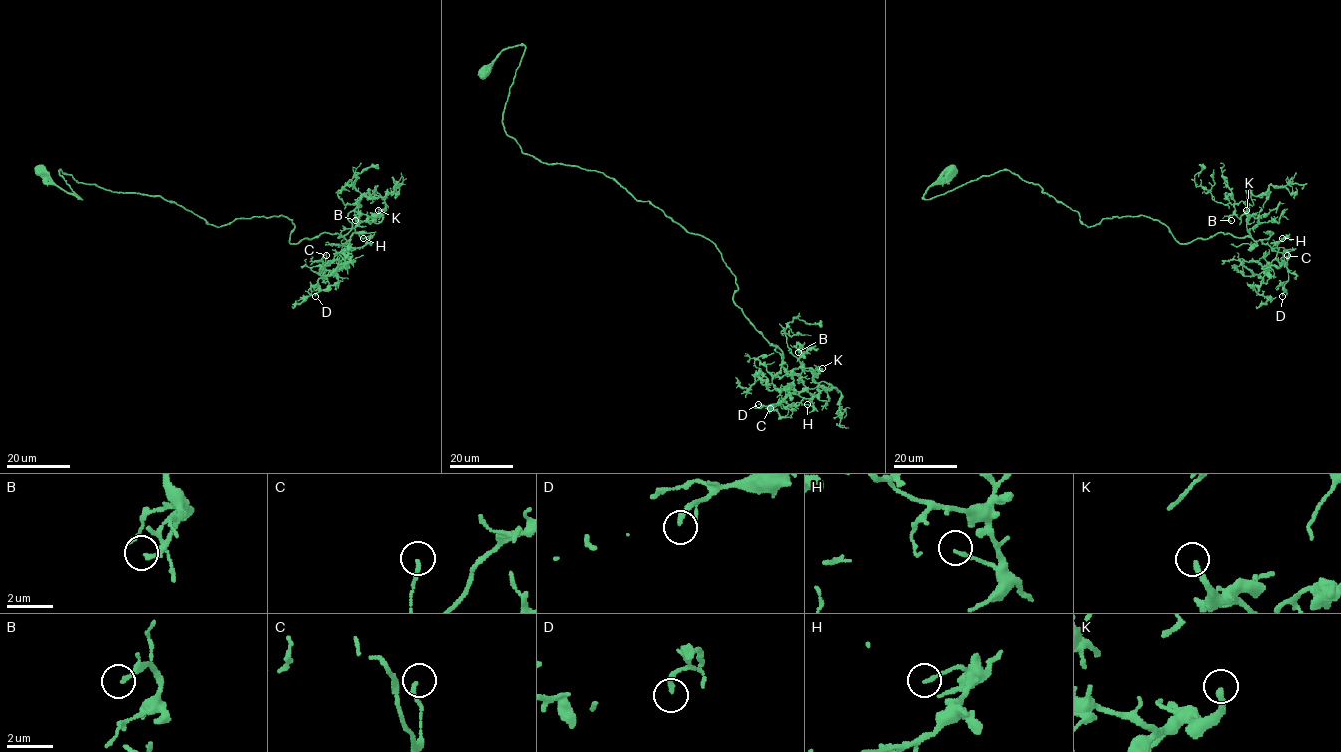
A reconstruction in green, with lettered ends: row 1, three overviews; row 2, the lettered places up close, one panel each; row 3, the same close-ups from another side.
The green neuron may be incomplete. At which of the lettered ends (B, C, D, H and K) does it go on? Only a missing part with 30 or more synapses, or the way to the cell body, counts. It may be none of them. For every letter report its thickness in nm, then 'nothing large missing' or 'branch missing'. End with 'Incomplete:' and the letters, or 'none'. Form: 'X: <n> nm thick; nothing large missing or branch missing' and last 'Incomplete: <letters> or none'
B: 190 nm thick; branch missing
C: 170 nm thick; nothing large missing
D: 200 nm thick; nothing large missing
H: 150 nm thick; nothing large missing
K: 240 nm thick; branch missing
Incomplete: B, K

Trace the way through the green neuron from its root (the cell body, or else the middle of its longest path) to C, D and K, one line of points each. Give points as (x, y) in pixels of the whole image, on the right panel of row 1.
C: (950, 169), (924, 198), (1009, 170), (1089, 227), (1143, 215), (1181, 243), (1223, 232), (1287, 255)
D: (950, 169), (924, 198), (1009, 170), (1089, 227), (1143, 215), (1181, 243), (1260, 239), (1284, 257), (1282, 296)
K: (950, 169), (924, 198), (1009, 170), (1089, 227), (1143, 215), (1181, 243), (1247, 236), (1246, 210)

